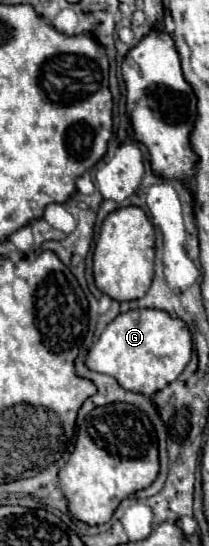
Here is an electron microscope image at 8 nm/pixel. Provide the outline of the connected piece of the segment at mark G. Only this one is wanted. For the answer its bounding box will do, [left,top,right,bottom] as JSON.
[87,308,193,396]

